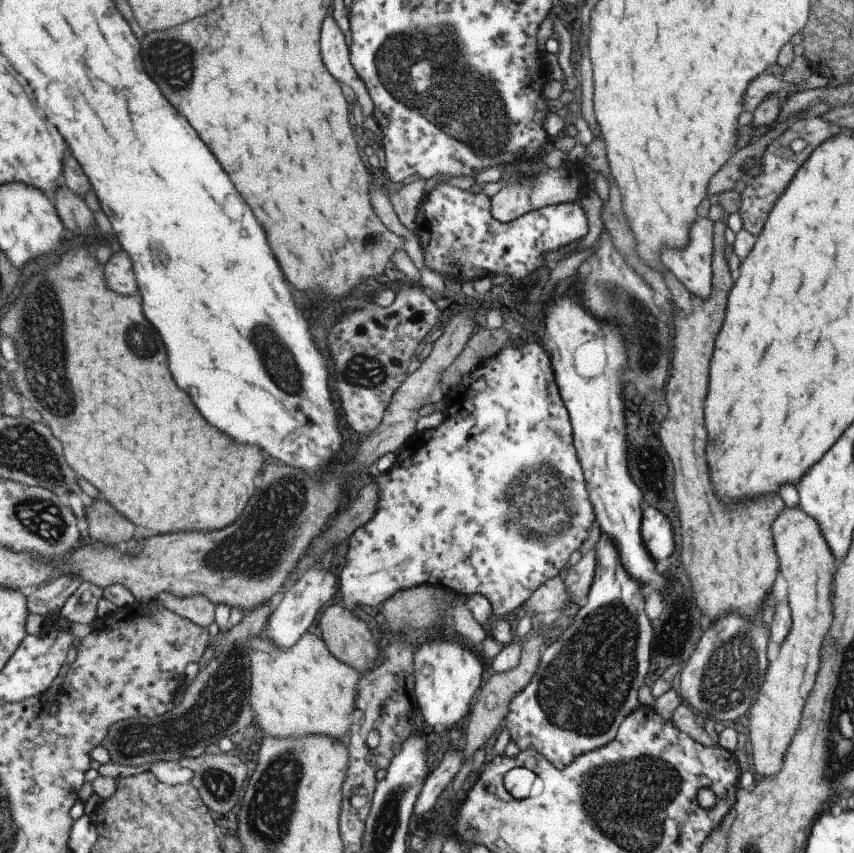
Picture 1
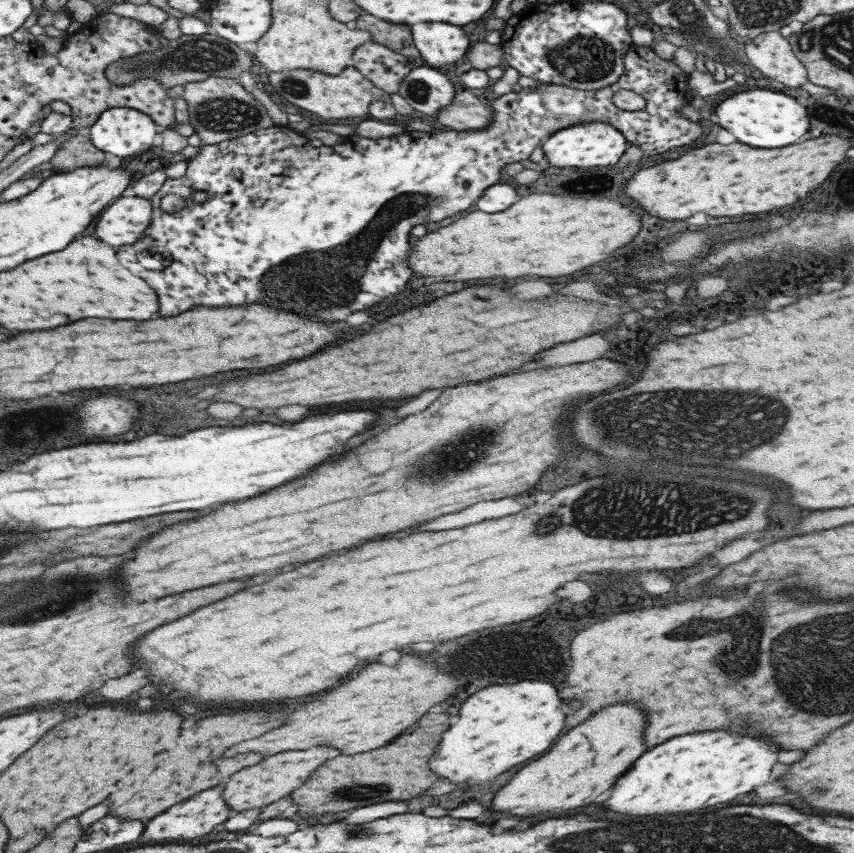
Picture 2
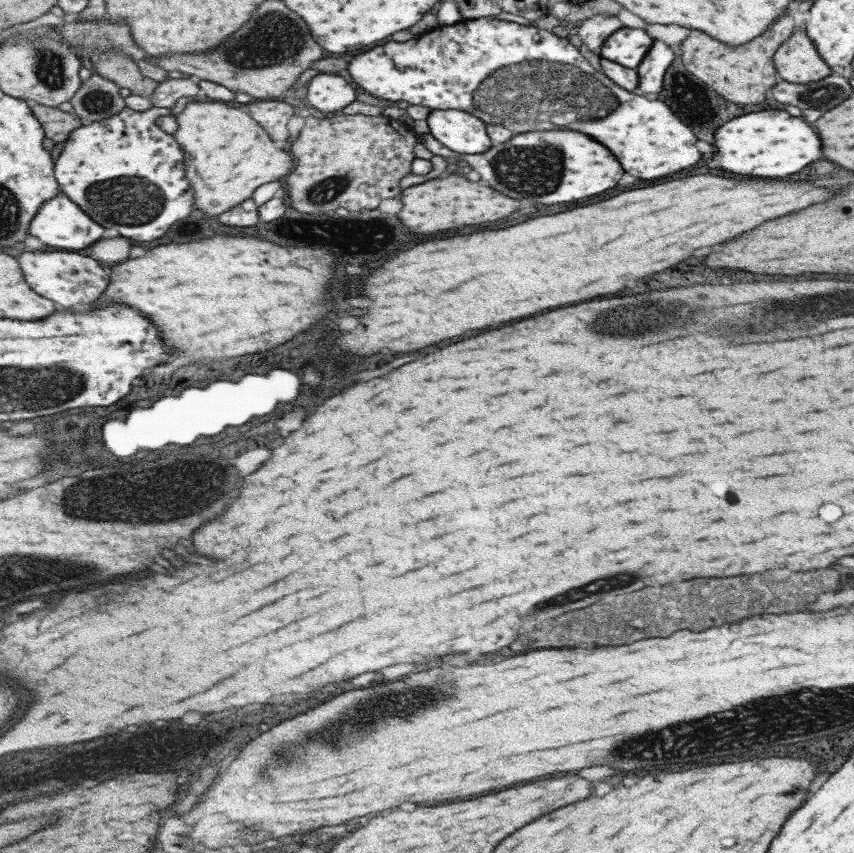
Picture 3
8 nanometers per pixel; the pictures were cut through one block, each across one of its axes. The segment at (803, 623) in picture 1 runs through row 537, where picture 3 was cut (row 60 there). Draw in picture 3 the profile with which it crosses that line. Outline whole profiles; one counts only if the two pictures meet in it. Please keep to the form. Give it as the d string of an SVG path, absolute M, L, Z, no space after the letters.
M795 28L783 44L779 44L772 61L778 78L789 84L807 84L832 74L815 51L814 44L799 28Z

